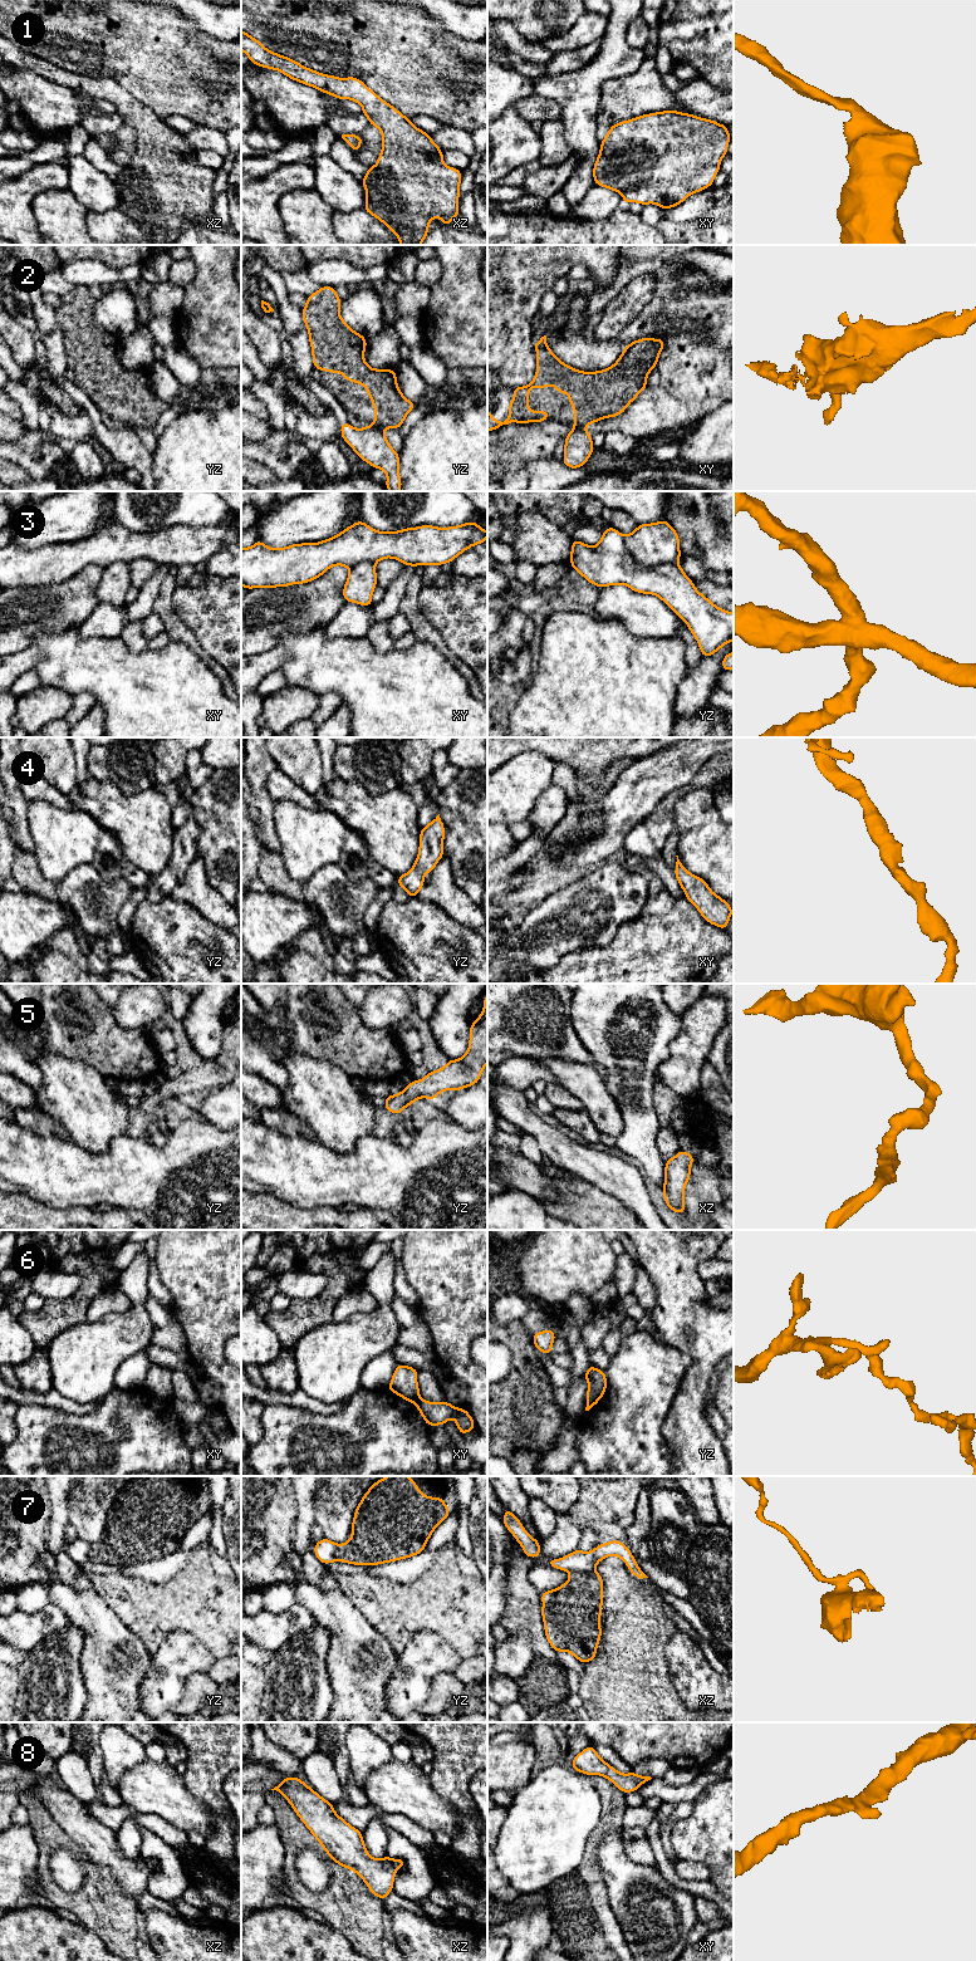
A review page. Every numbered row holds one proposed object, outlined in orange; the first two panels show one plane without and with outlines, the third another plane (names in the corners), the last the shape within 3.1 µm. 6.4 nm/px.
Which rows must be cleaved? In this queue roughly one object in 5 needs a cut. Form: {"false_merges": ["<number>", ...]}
{"false_merges": ["2", "3", "6", "7"]}

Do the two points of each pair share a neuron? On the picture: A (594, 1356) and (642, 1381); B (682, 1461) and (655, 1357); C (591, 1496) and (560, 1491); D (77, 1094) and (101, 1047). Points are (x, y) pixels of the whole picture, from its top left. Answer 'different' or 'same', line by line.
A: different
B: different
C: different
D: different

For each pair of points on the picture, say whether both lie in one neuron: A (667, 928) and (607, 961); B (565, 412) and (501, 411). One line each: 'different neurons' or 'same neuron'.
A: same neuron
B: same neuron

